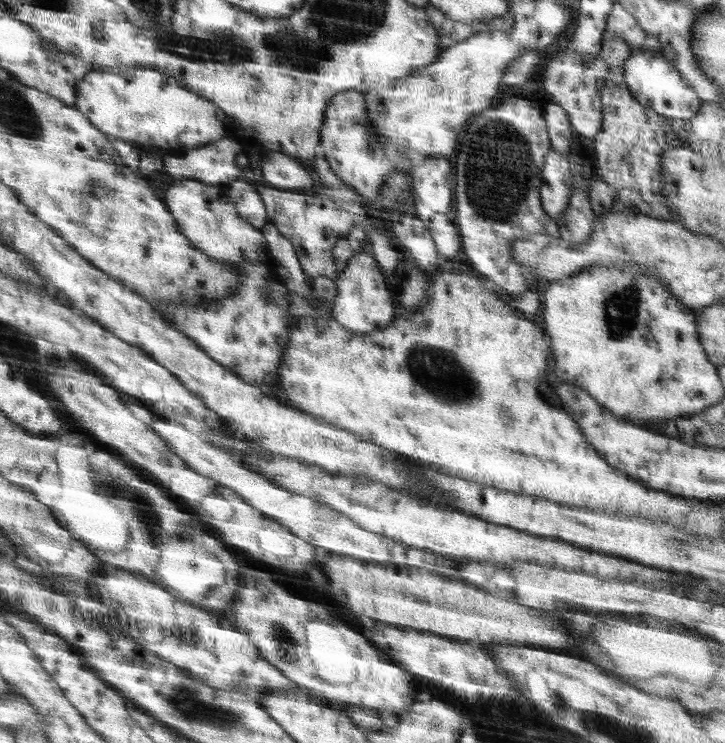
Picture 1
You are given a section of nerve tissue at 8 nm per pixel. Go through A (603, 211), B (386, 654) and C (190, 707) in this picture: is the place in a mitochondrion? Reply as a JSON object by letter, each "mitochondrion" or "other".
{"A":"other","B":"other","C":"mitochondrion"}

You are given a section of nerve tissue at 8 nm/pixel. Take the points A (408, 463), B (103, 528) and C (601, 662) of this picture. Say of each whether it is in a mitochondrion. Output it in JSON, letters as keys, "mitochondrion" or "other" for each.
{"A":"other","B":"other","C":"other"}

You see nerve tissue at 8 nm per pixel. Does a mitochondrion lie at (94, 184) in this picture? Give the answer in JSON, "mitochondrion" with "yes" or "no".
{"mitochondrion":"yes"}

